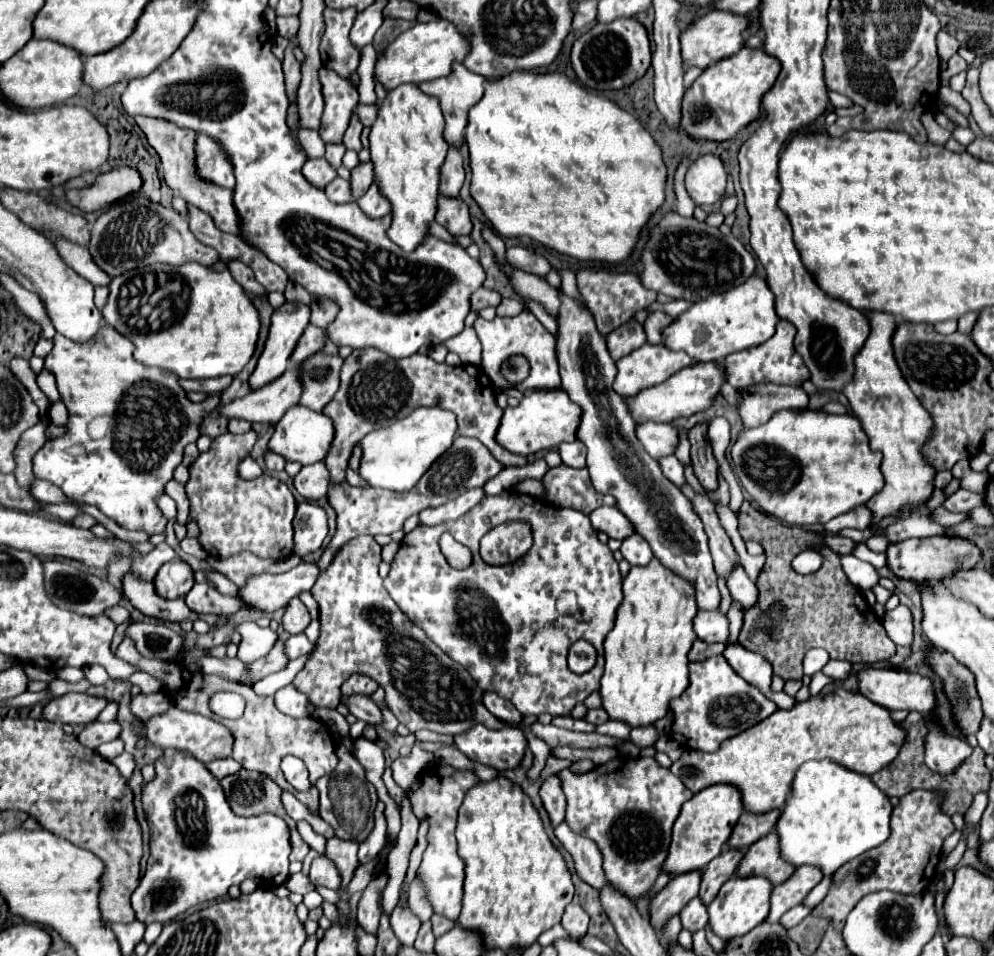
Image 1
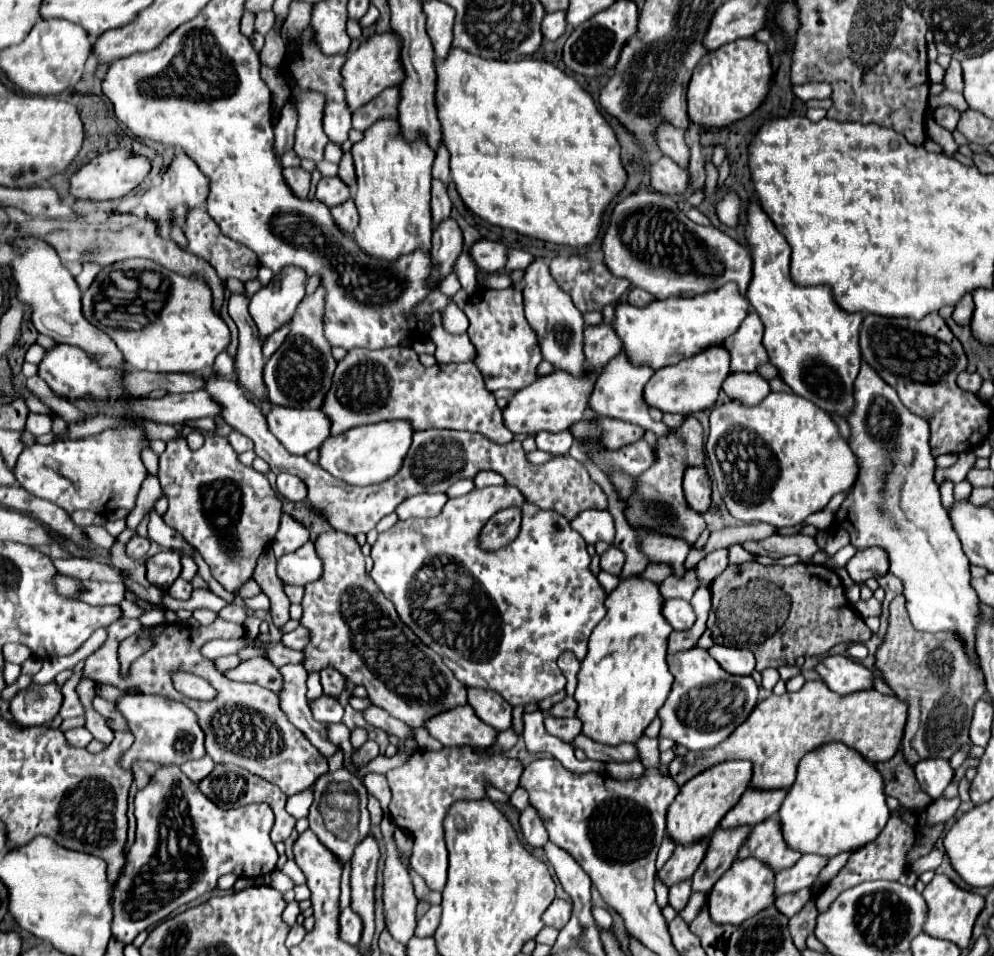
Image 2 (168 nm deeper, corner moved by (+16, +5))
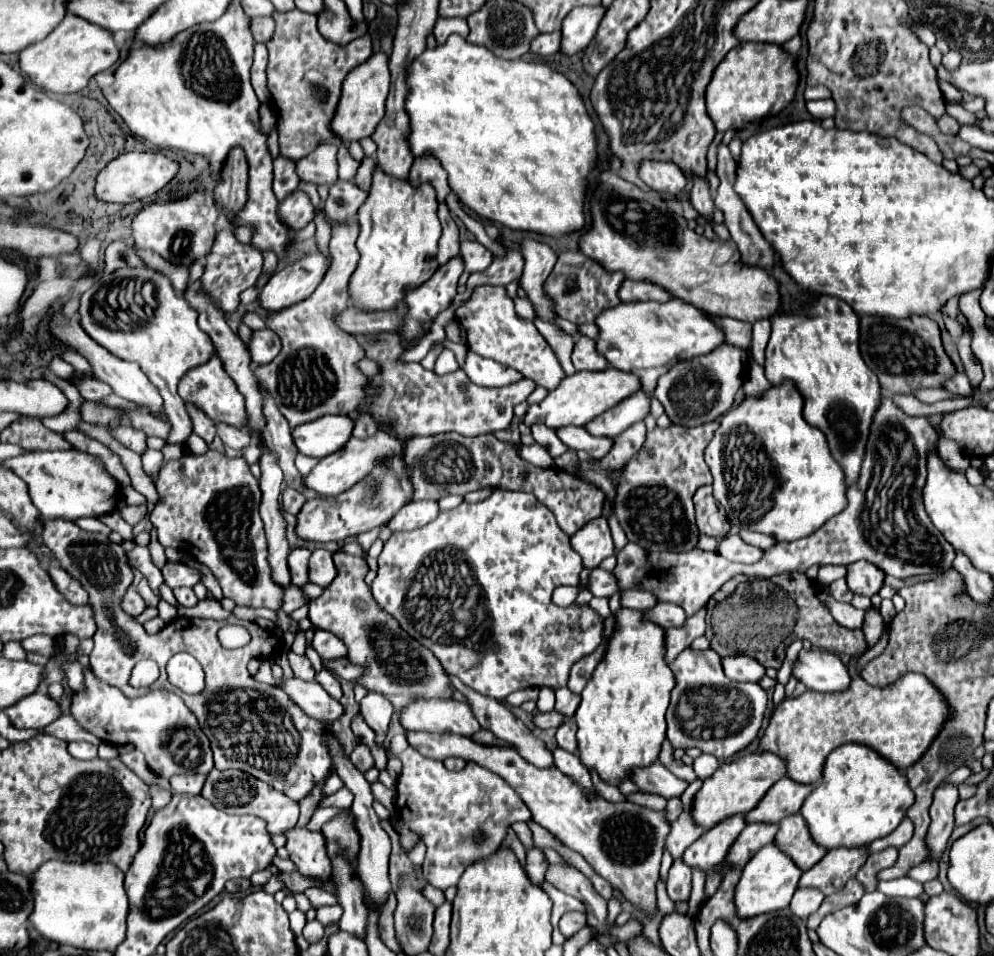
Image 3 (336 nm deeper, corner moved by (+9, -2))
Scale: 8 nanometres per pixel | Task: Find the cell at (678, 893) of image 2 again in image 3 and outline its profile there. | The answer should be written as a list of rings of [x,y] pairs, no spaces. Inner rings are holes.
[[[677,858],[667,876],[667,894],[673,902],[677,902],[689,900],[689,892],[691,892],[691,868],[681,858]]]

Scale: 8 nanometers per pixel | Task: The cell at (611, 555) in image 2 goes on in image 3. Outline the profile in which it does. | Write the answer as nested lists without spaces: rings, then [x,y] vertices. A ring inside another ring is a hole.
[[[595,568],[589,574],[589,582],[585,586],[593,596],[605,596],[611,598],[617,592],[617,580],[613,576],[613,572],[607,572],[603,568]]]

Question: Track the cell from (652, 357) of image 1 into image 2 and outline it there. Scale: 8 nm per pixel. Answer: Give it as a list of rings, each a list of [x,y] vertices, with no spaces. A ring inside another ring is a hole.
[[[620,351],[620,355],[616,355],[612,361],[608,361],[606,367],[602,367],[602,371],[596,379],[596,387],[590,395],[592,409],[600,417],[612,417],[612,419],[622,419],[622,421],[628,421],[628,423],[636,423],[644,429],[654,431],[658,437],[668,435],[670,427],[664,425],[664,423],[654,423],[648,415],[648,407],[642,401],[642,389],[652,375],[654,375],[652,367],[636,367],[634,363],[628,363],[628,357],[624,355],[624,351]]]

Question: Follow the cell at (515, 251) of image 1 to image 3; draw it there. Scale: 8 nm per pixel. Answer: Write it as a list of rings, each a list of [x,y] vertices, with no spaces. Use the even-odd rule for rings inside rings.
[[[463,240],[461,242],[461,260],[463,260],[467,272],[483,272],[491,264],[493,254],[477,240]]]

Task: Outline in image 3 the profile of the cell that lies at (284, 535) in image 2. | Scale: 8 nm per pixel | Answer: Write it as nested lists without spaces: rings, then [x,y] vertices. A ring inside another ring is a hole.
[[[295,548],[289,554],[289,570],[291,570],[291,584],[295,586],[305,586],[309,584],[307,578],[307,564],[309,564],[311,552],[305,548]]]

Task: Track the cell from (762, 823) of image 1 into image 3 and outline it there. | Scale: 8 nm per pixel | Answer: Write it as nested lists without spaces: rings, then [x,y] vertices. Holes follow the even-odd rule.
[[[781,778],[775,782],[769,792],[763,796],[763,800],[745,814],[747,824],[751,822],[771,822],[777,824],[783,818],[797,814],[805,802],[805,798],[811,794],[813,784],[799,784],[791,778]]]

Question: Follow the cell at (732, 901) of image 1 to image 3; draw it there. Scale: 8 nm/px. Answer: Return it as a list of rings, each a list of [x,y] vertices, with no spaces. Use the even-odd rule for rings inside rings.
[[[773,842],[763,846],[743,868],[743,876],[735,888],[735,906],[739,916],[751,918],[763,912],[787,908],[797,890],[801,874],[803,872],[797,868],[797,864],[793,864],[793,860],[785,852],[781,852]]]

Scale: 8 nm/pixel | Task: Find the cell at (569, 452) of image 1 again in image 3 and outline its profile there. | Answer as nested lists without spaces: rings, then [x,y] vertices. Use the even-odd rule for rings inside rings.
[[[535,424],[531,426],[531,436],[535,438],[537,444],[541,444],[553,458],[561,456],[563,452],[567,452],[567,446],[563,446],[563,442],[559,442],[555,430],[543,426],[543,424]]]

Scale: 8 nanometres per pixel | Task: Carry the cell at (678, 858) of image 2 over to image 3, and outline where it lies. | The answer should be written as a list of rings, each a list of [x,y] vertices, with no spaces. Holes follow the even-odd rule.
[[[737,814],[735,818],[723,820],[723,824],[713,826],[711,830],[705,830],[703,836],[697,838],[685,850],[683,860],[691,868],[701,868],[703,872],[709,872],[727,856],[731,844],[737,840],[737,836],[745,826],[747,826],[745,814]]]

